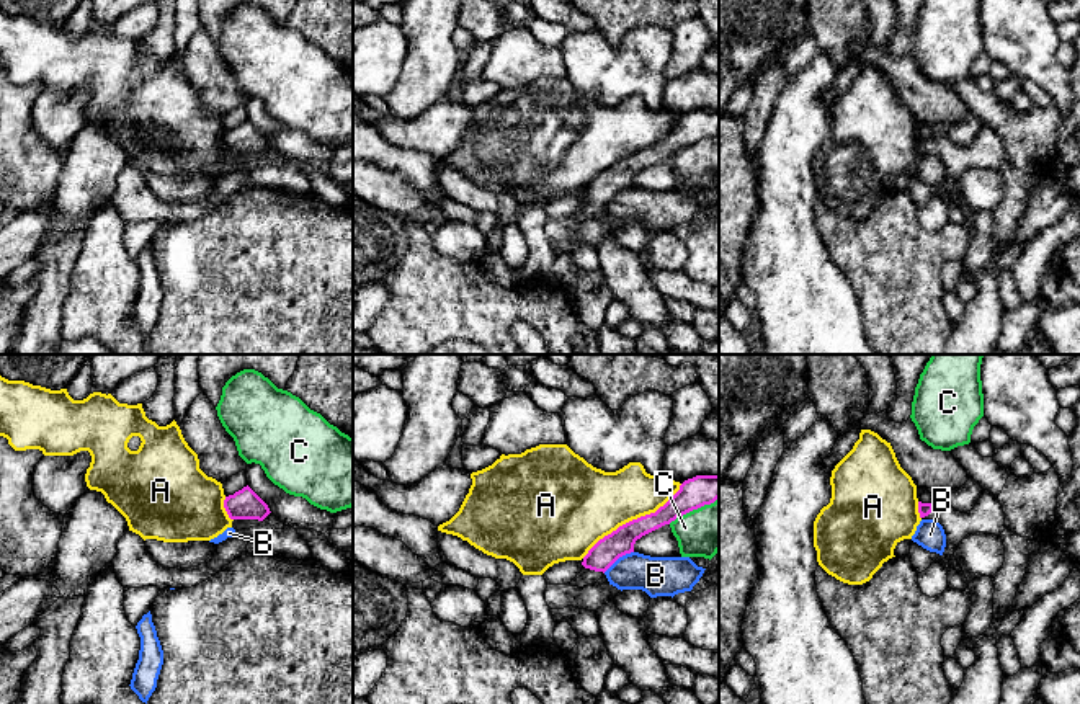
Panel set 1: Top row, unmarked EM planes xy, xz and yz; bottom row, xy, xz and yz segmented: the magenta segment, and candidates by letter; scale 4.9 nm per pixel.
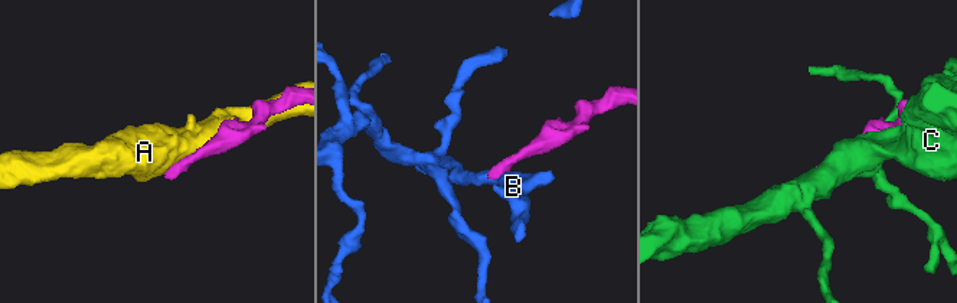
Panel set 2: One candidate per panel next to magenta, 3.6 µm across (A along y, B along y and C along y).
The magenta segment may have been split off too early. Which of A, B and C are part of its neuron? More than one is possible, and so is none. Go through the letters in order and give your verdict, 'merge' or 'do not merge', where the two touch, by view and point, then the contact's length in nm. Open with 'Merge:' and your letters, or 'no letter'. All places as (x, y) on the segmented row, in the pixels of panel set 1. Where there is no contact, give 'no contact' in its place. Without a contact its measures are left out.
Merge: no letter
A: do not merge; contact xz (633, 520); length 600 nm
B: do not merge; contact xz (618, 557); length 190 nm
C: do not merge; contact xz (693, 508); length 280 nm

